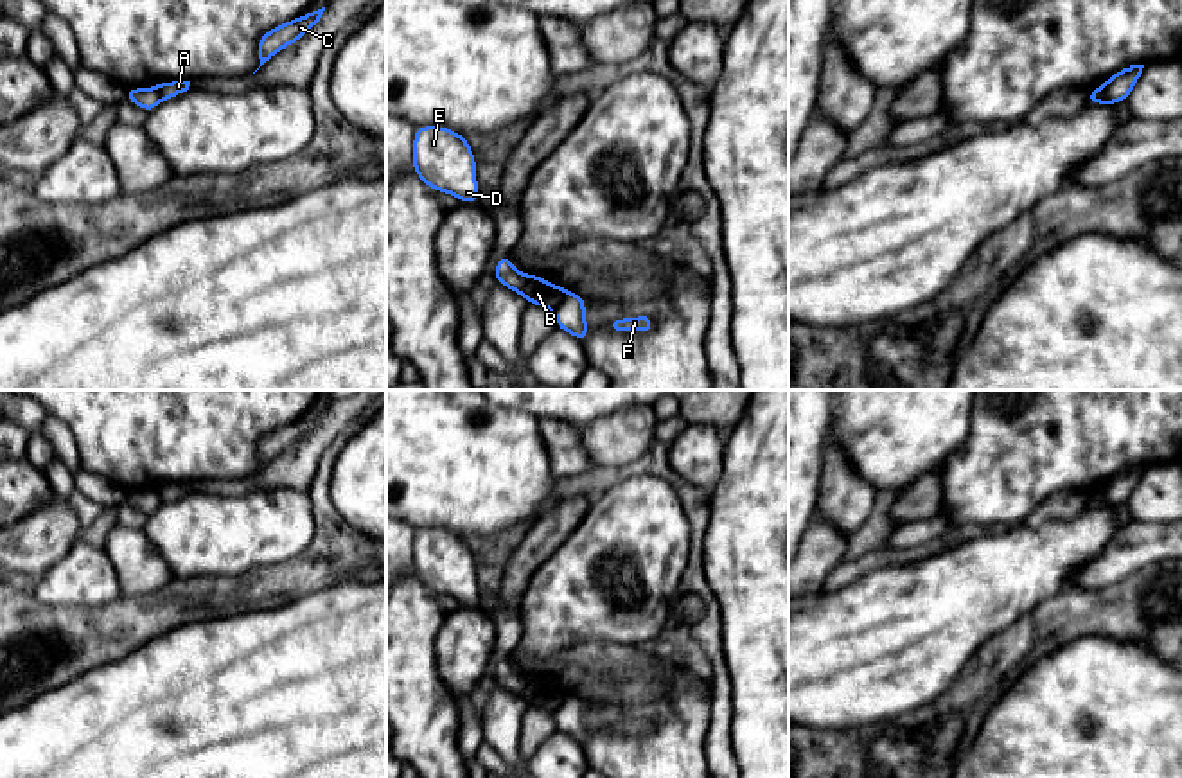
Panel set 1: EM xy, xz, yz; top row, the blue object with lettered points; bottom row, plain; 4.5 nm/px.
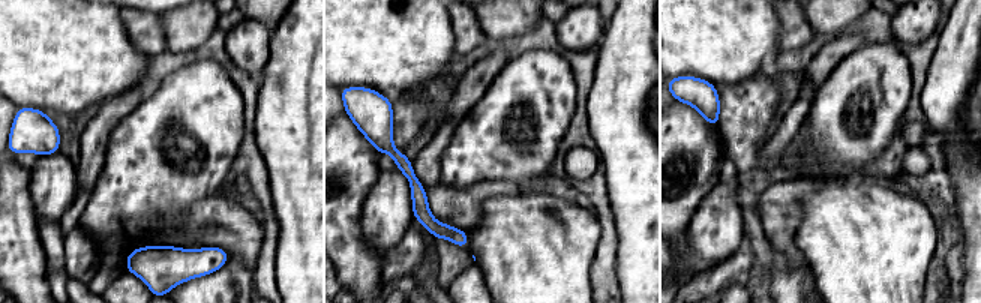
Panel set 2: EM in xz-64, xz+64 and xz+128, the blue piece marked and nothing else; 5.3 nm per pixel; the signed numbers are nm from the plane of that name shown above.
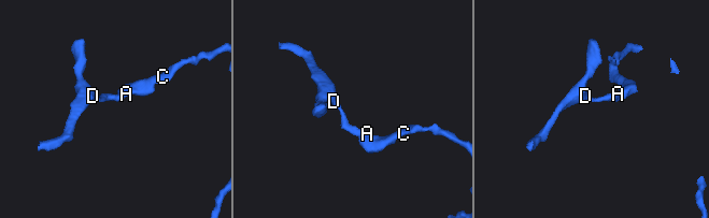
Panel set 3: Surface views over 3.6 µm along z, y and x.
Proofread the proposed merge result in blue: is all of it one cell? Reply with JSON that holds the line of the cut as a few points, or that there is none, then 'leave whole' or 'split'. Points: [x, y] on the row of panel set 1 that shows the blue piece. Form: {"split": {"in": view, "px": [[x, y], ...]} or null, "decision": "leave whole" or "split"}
{"split": {"in": "xz", "px": [[566, 290], [552, 309]]}, "decision": "split"}

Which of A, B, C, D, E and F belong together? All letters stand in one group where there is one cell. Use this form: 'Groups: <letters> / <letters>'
Groups: A C F / B D E

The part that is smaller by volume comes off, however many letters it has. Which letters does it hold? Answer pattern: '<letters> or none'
B, D, E

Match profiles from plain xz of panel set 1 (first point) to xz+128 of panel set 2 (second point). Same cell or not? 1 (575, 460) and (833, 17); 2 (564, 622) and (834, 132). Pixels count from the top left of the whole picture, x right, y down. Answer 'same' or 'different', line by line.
1: different
2: same

